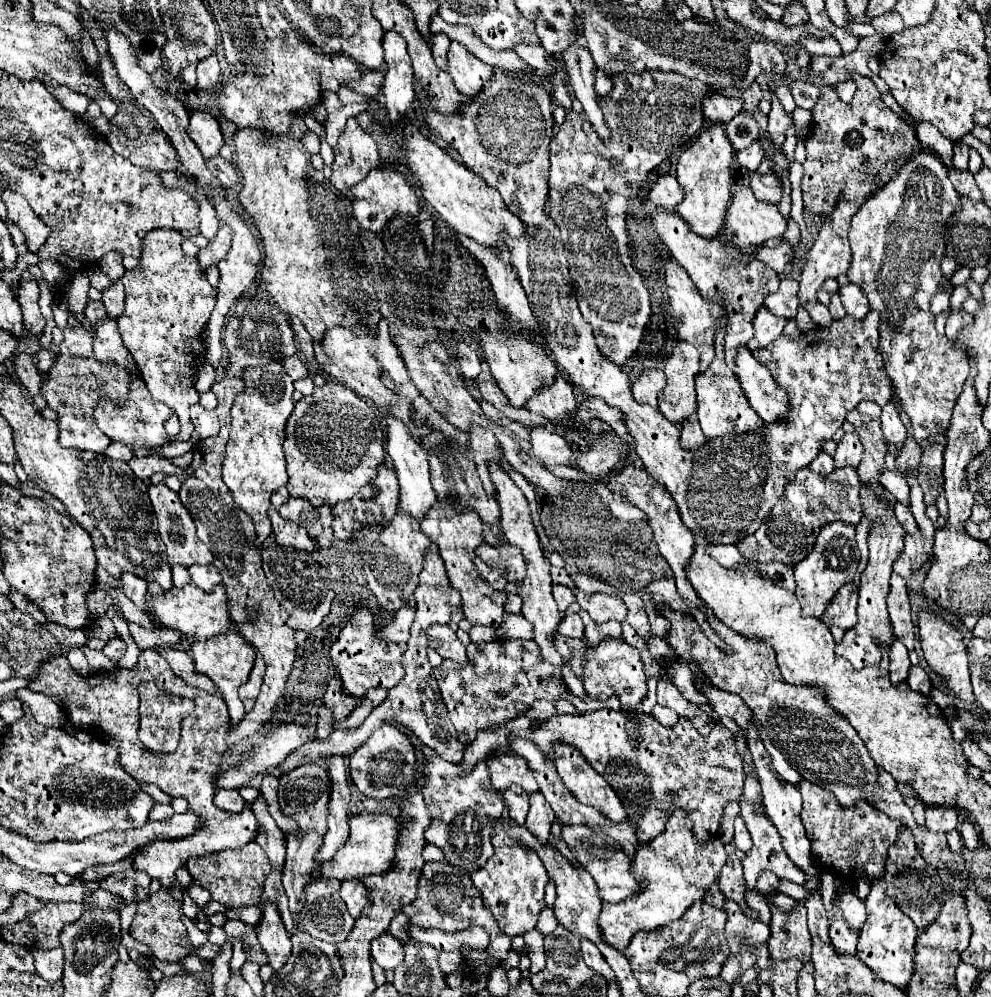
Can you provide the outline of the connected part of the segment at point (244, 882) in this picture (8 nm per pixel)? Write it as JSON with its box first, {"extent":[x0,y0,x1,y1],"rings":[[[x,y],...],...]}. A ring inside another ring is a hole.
{"extent":[187,841,271,907],"rings":[[[251,841],[241,849],[229,849],[229,851],[217,851],[207,853],[203,857],[189,857],[187,861],[191,877],[205,887],[211,897],[225,907],[239,907],[239,905],[259,905],[265,877],[271,871],[271,863],[265,855],[265,851],[259,847],[259,843]]]}

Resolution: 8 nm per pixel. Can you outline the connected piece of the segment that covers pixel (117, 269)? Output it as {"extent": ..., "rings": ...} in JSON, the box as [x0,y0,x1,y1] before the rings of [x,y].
{"extent":[99,253,125,281],"rings":[[[107,253],[99,259],[99,267],[101,267],[101,271],[105,271],[115,281],[115,279],[123,277],[123,273],[125,273],[125,267],[121,261],[123,261],[121,253]]]}

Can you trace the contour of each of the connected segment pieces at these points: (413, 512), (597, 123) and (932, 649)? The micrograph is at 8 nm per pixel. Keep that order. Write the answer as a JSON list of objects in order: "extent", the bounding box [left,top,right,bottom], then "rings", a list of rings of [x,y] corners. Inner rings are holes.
[{"extent":[385,417,437,523],"rings":[[[385,417],[387,421],[387,453],[393,461],[399,485],[401,485],[401,497],[399,497],[399,509],[409,515],[413,521],[421,523],[427,515],[427,511],[433,507],[433,503],[437,501],[437,495],[429,483],[429,461],[427,461],[427,451],[415,443],[409,435],[407,435],[407,427],[403,427],[403,423],[399,423],[399,419],[391,419]]]},{"extent":[563,43,611,143],"rings":[[[573,43],[569,47],[569,51],[563,51],[563,61],[567,67],[567,77],[569,77],[569,85],[575,93],[575,97],[581,101],[583,111],[589,119],[589,123],[593,125],[597,137],[607,143],[611,139],[611,129],[607,125],[607,121],[603,119],[603,111],[597,103],[597,93],[595,93],[595,63],[591,53],[585,47],[579,47],[577,43]]]},{"extent":[919,613,975,701],"rings":[[[931,613],[919,615],[919,635],[921,635],[921,649],[925,653],[925,659],[933,671],[937,671],[949,685],[949,689],[961,697],[963,701],[975,701],[969,681],[969,661],[967,651],[963,645],[963,635],[953,627],[951,623],[945,623],[941,617],[935,617]]]}]

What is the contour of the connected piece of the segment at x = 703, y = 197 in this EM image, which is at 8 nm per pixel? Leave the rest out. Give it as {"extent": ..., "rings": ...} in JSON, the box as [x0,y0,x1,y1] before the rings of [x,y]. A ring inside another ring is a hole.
{"extent":[677,121,735,239],"rings":[[[715,121],[709,127],[705,127],[705,131],[699,133],[695,143],[679,155],[677,179],[681,187],[685,189],[685,199],[679,203],[677,213],[689,223],[691,231],[695,231],[697,235],[705,239],[717,237],[719,229],[723,227],[725,211],[731,201],[731,185],[733,185],[731,161],[733,157],[735,157],[735,149],[721,121]]]}

